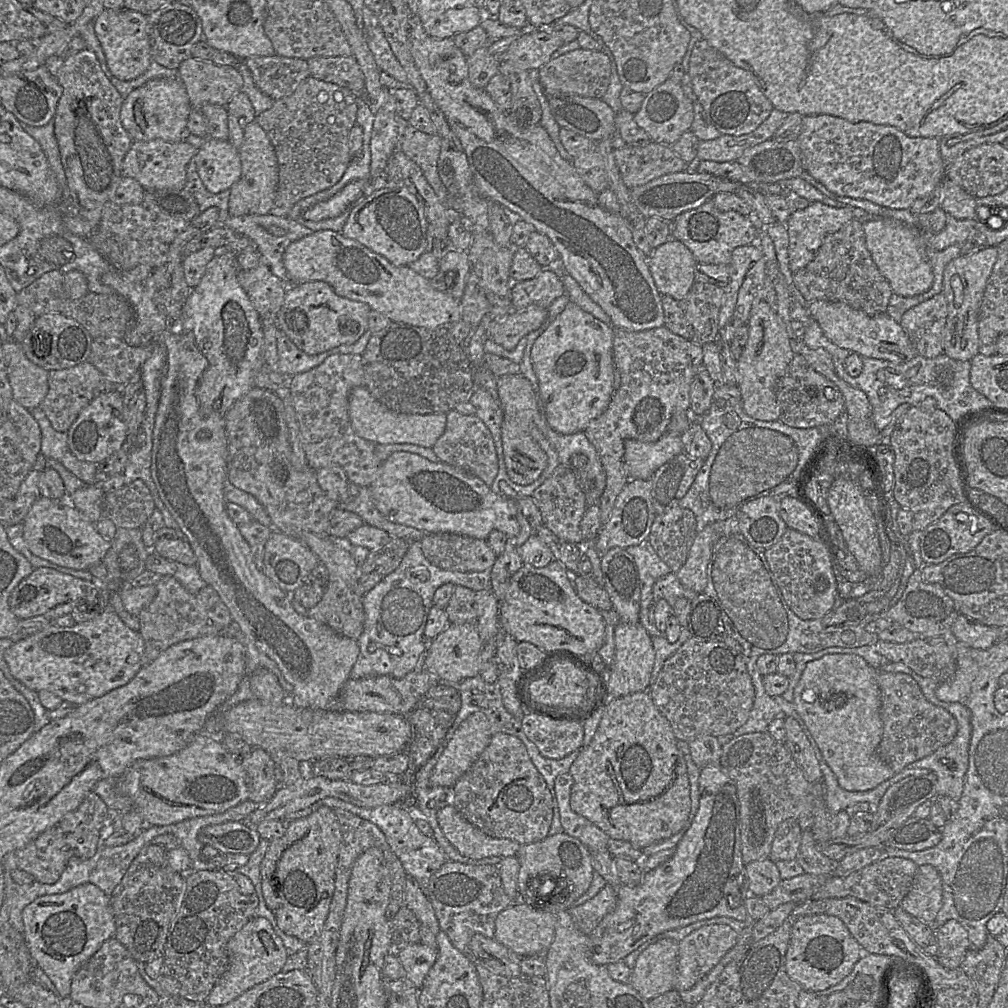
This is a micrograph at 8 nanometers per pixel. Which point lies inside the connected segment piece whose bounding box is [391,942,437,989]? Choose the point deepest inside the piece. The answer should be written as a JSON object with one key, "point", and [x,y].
{"point":[416,959]}

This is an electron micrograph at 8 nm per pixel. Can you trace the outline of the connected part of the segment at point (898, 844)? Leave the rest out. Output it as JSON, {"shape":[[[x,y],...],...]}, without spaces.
{"shape":[[[912,816],[892,831],[883,846],[907,851],[922,851],[936,846],[942,833],[928,818]]]}

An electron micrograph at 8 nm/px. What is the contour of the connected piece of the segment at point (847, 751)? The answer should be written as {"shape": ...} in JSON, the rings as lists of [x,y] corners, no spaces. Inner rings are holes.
{"shape":[[[836,653],[808,662],[794,689],[793,704],[841,788],[848,791],[867,791],[895,775],[895,772],[877,753],[883,731],[880,715],[881,693],[877,681],[877,670],[862,657]]]}

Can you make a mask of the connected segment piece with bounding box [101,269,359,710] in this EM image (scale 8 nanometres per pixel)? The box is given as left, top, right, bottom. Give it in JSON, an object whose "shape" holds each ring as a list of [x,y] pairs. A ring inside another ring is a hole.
{"shape":[[[108,271],[101,276],[101,282],[131,304],[134,321],[146,321],[167,354],[151,450],[151,475],[158,494],[187,537],[197,558],[196,566],[201,578],[218,593],[241,633],[276,663],[284,679],[292,686],[288,701],[299,708],[334,709],[358,658],[359,644],[357,640],[297,613],[288,593],[256,567],[247,541],[225,508],[225,414],[203,415],[196,398],[196,388],[208,361],[195,344],[193,335],[175,329],[159,311],[143,283],[127,280],[122,272]]]}

